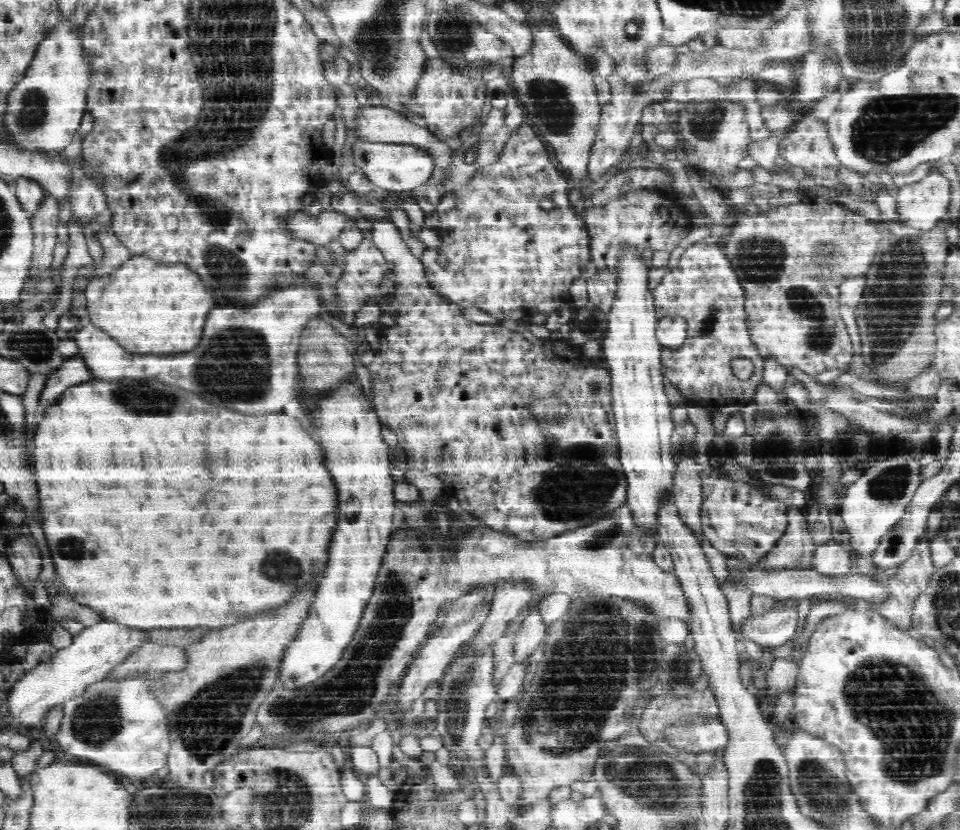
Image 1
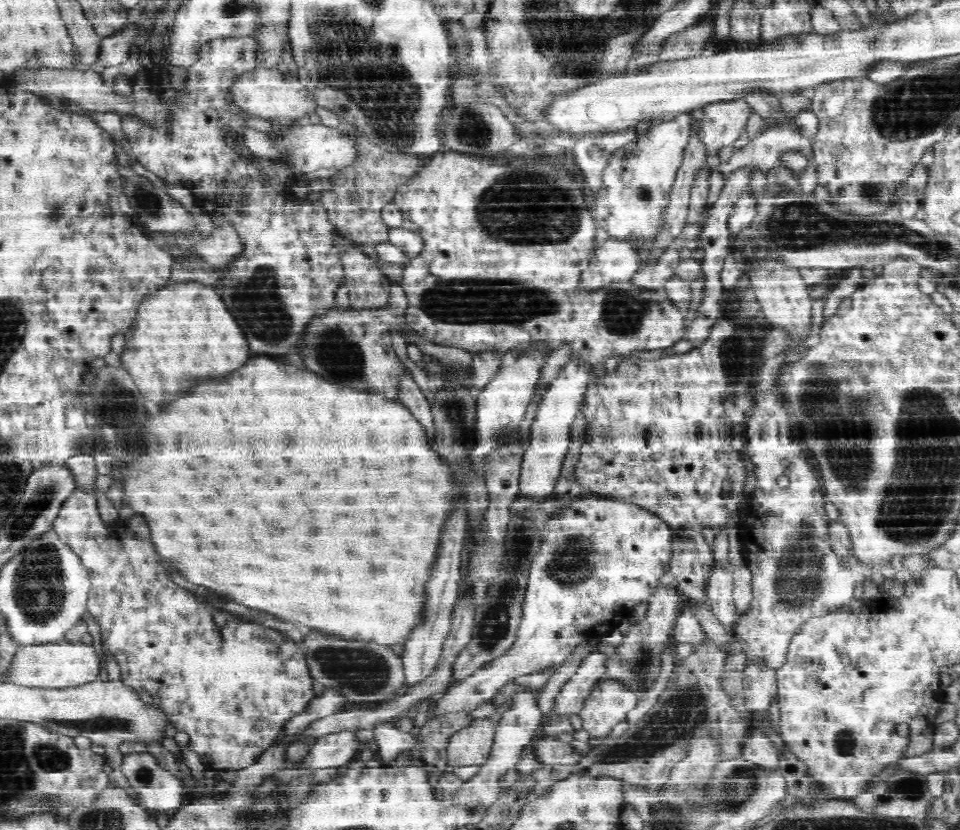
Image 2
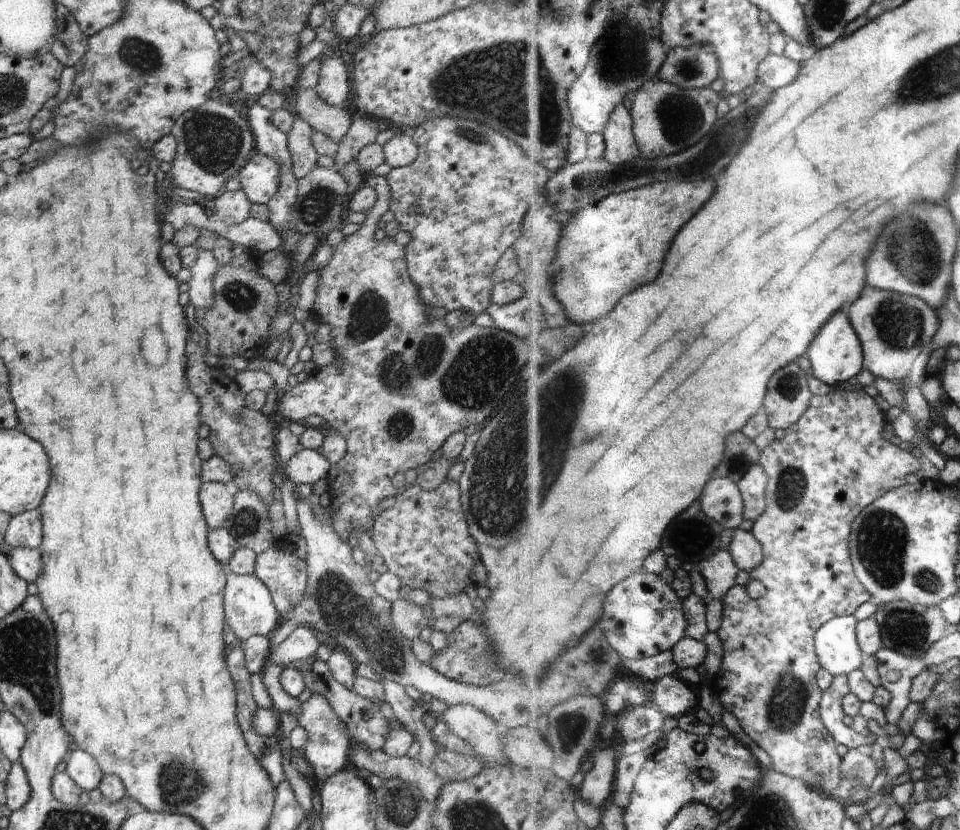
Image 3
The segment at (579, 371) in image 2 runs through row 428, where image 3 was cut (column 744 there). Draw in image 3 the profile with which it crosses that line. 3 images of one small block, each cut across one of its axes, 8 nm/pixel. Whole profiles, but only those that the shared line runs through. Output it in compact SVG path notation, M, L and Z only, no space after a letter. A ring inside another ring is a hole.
M736 529L730 551L738 566L748 573L761 567L765 561L765 548L753 531Z

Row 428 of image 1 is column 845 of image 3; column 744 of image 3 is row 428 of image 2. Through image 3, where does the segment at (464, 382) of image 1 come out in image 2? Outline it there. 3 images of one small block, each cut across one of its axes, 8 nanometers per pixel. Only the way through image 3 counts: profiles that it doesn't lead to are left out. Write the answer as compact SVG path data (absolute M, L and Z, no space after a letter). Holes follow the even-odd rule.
M720 318L706 340L689 352L666 355L655 361L635 355L622 359L615 373L607 372L601 381L591 382L582 402L587 418L586 441L575 466L575 476L581 485L579 494L603 497L607 494L654 513L670 526L724 526L728 514L740 504L746 470L726 438L733 431L725 416L723 399L729 398L732 390L751 388L756 366L762 362L756 355L761 336L752 336L746 330L748 326Z

